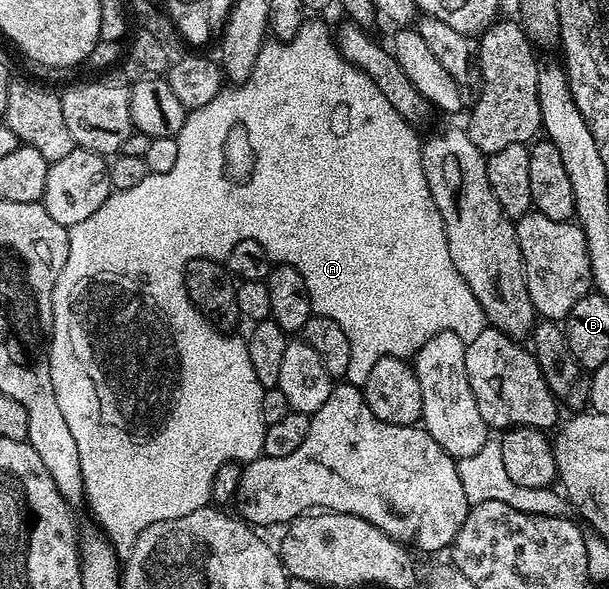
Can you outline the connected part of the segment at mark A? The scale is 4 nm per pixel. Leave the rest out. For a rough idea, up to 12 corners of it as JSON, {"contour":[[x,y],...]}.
{"contour":[[331,27],[69,227],[52,388],[119,555],[263,457],[186,291],[256,240],[359,388],[486,313]]}

